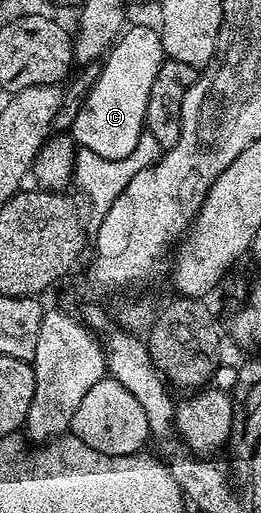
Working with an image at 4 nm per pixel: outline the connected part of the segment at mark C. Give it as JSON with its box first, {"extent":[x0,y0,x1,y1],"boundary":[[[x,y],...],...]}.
{"extent":[69,25,165,158],"boundary":[[[154,25],[130,26],[107,50],[97,84],[81,104],[81,112],[77,112],[69,131],[80,147],[93,148],[103,158],[124,158],[137,148],[137,140],[145,133],[149,92],[165,61],[163,41]]]}

